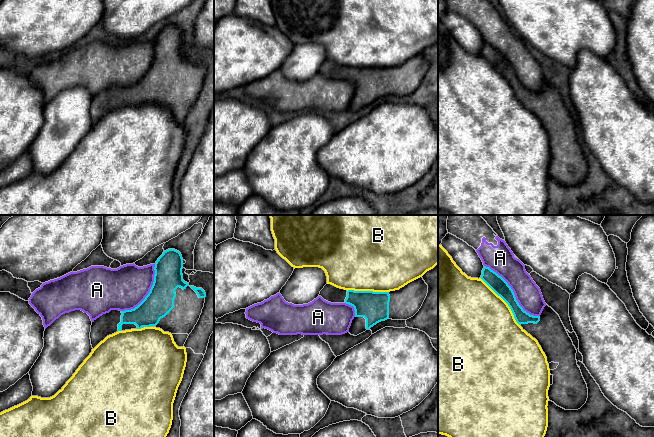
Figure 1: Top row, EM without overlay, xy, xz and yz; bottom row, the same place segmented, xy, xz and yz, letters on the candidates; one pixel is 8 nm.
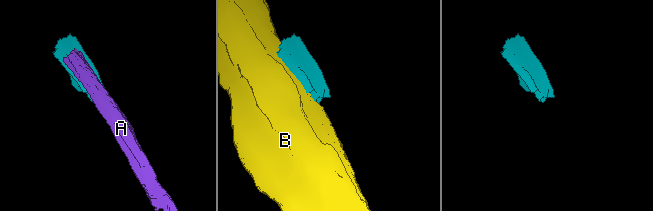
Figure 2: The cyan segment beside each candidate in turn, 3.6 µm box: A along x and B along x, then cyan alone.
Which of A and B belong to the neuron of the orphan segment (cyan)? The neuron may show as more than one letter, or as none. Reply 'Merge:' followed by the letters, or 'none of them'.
Merge: none of them

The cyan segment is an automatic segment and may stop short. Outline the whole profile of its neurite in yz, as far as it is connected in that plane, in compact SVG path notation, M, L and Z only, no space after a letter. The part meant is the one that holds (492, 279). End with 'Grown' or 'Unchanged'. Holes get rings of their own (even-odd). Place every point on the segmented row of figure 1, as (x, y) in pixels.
M484 266L481 279L510 307L516 322L535 338L547 357L550 369L549 400L565 410L578 410L587 401L588 388L577 365L577 350L573 345L559 315L547 304L540 316L533 316L523 310L516 300L515 294L508 283L489 267Z. Grown

